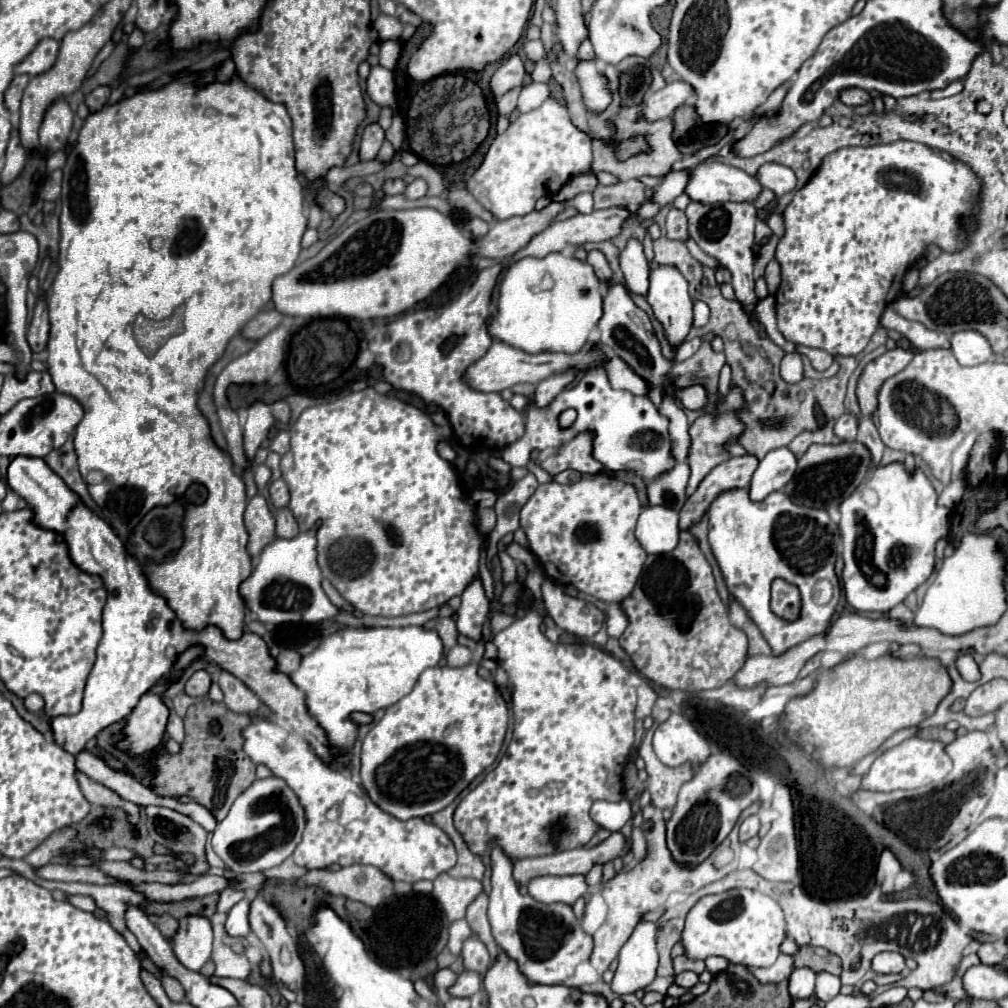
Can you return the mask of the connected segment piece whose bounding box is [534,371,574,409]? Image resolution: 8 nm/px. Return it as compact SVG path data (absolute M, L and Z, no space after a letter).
M566 371L564 375L552 375L544 379L542 383L538 383L536 393L534 393L534 405L544 409L572 379L574 379L574 371Z

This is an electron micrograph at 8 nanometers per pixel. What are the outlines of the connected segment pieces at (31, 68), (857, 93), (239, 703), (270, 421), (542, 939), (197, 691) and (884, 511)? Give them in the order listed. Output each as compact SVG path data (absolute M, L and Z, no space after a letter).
M42 39L34 47L34 51L14 67L14 75L20 75L20 73L40 75L40 73L48 71L56 61L58 47L60 47L60 43L56 39Z
M844 89L840 91L840 101L844 105L856 107L856 105L864 105L866 101L870 101L870 95L864 89Z
M222 671L220 681L218 681L224 697L226 697L226 707L234 713L254 713L260 707L260 699L232 673Z
M254 403L252 407L248 407L248 421L244 427L244 449L250 461L256 449L260 447L260 443L268 437L268 431L272 425L274 425L274 417L268 405Z
M492 849L492 891L490 891L490 907L488 907L488 919L492 925L492 933L496 939L496 945L502 947L510 959L514 959L520 967L520 971L532 981L532 983L546 983L546 985L556 985L568 979L576 965L582 961L588 961L592 955L592 935L588 935L582 927L580 921L574 917L572 907L566 903L552 903L552 905L542 905L536 899L522 895L518 891L516 881L512 879L512 861L502 853L502 849Z
M196 671L188 681L186 681L186 693L190 697L206 697L210 691L210 675L206 671Z
M900 461L876 467L876 471L872 471L868 479L860 483L860 487L856 487L856 491L848 495L844 503L840 503L838 511L840 511L842 557L844 557L842 583L846 601L856 611L888 613L932 575L936 561L934 547L938 539L948 535L950 509L938 505L938 495L920 467L916 467L914 473L908 473L904 463Z

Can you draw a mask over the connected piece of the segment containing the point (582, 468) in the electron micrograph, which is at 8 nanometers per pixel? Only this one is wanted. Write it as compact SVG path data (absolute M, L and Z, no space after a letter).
M582 431L554 455L546 457L540 465L550 475L564 469L576 469L580 473L602 473L604 469L604 465L592 455L592 431Z

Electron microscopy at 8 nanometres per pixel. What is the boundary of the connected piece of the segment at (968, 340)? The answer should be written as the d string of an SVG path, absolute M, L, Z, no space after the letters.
M960 331L952 335L950 343L952 343L952 353L960 365L972 367L986 363L992 357L992 347L988 339L984 339L984 335L980 335L978 331Z

